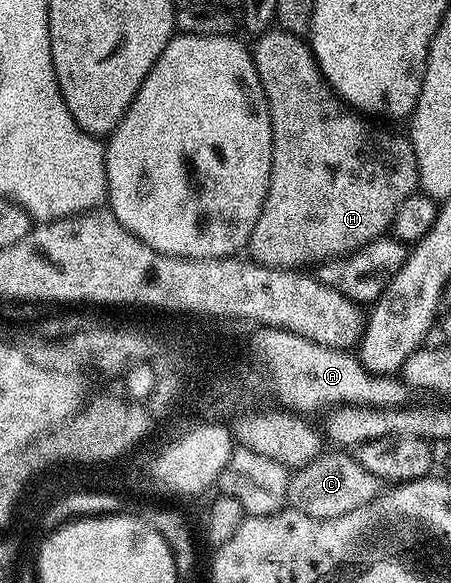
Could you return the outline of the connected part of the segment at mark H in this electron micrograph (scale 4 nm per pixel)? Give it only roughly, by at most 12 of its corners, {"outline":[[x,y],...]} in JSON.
{"outline":[[252,43],[271,176],[247,254],[313,268],[390,233],[412,141],[325,83]]}

